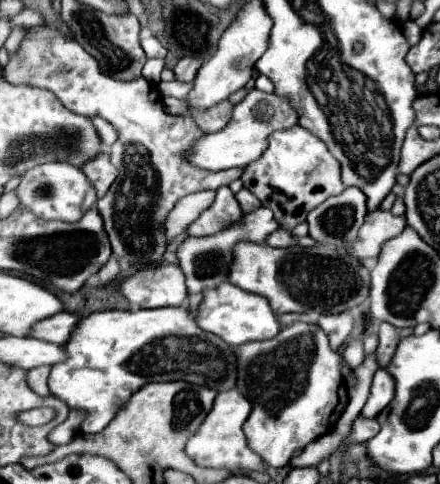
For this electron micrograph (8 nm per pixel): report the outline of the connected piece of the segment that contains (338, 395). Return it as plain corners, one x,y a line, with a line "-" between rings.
297,322
293,326
283,328
275,340
265,342
251,342
241,344
235,348
239,352
239,390
251,400
253,412
245,424
245,436
249,448
255,450
263,462
273,468
283,468
291,460
295,450
305,448
315,438
327,434
339,420
341,412
345,410
349,396
347,386
341,376
341,356
331,350
327,344
325,332
315,324

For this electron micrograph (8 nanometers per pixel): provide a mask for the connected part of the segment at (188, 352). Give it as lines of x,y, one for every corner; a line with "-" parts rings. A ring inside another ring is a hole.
187,306
155,310
107,310
83,318
71,344
65,344
67,360
55,364
49,390
71,410
85,410
84,434
101,432
121,406
149,382
185,380
225,392
237,386
237,356
233,346
199,328

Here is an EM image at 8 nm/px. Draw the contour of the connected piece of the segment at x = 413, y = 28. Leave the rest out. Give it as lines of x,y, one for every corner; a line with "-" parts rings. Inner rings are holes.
407,21
403,24
403,36
407,38
409,46
416,45
423,34
423,30
417,25
415,21

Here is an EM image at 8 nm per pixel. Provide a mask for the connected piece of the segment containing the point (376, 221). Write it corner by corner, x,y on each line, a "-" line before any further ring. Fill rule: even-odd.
371,212
369,214
369,222
363,224
357,240
353,240
351,244
347,244
347,254
359,258
359,260
367,260
367,258
377,258
381,252
381,246
395,238
397,234
403,232
403,228
407,226
405,216
395,216
391,212

